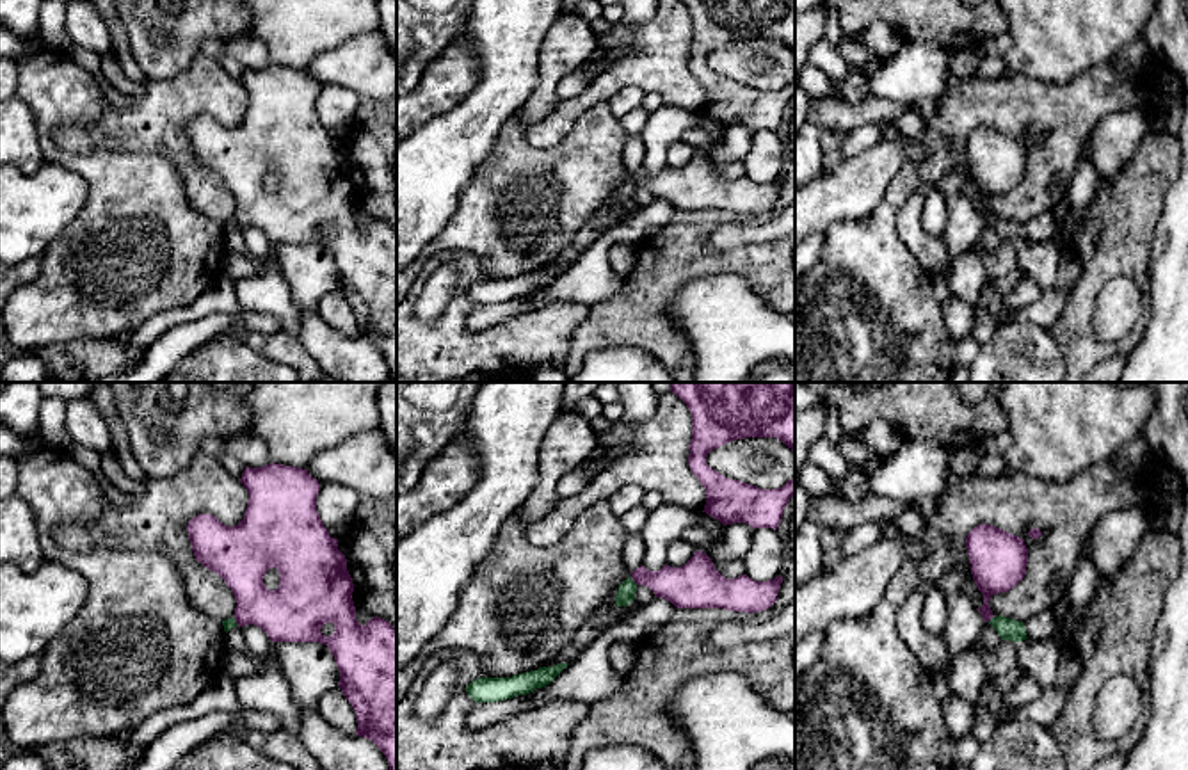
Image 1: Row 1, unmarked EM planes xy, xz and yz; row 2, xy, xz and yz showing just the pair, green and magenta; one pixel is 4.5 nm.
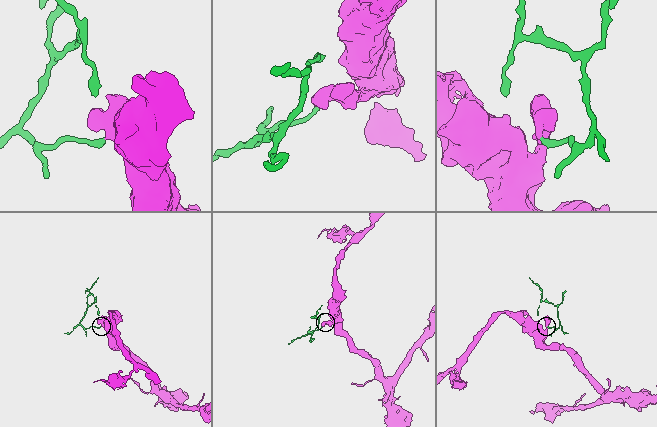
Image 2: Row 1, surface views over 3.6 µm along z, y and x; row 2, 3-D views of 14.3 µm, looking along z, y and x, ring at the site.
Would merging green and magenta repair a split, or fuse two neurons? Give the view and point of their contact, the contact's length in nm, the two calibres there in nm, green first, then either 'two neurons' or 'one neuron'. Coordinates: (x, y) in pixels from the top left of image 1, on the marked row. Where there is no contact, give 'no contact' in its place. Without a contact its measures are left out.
xz (632, 580) | 50 nm | 80/190 nm | two neurons

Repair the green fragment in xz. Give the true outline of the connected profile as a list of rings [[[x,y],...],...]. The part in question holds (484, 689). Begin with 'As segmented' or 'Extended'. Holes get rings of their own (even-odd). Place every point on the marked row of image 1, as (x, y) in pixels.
As segmented. [[[567,665],[541,667],[512,678],[478,678],[466,685],[466,692],[475,702],[498,702],[516,695],[526,695],[535,688],[550,685]]]

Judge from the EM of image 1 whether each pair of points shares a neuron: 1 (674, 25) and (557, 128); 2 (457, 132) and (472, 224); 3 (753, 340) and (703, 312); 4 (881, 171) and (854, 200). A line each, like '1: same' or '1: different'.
1: same
2: different
3: same
4: same

